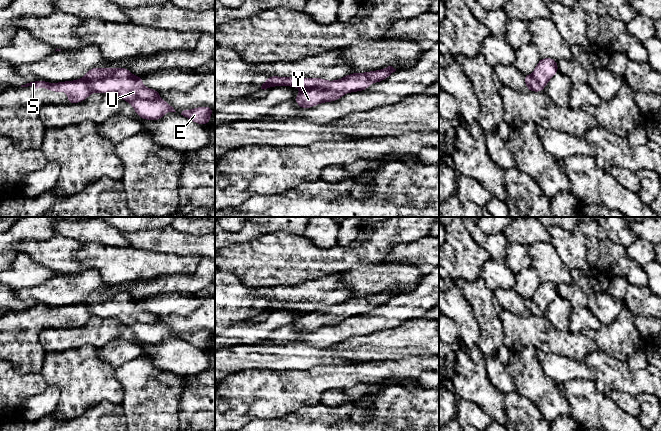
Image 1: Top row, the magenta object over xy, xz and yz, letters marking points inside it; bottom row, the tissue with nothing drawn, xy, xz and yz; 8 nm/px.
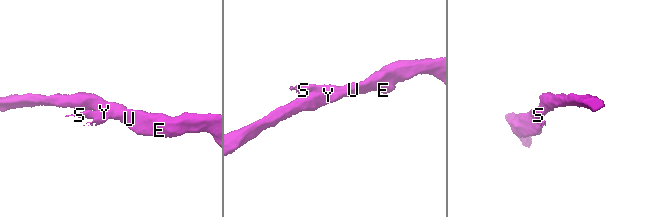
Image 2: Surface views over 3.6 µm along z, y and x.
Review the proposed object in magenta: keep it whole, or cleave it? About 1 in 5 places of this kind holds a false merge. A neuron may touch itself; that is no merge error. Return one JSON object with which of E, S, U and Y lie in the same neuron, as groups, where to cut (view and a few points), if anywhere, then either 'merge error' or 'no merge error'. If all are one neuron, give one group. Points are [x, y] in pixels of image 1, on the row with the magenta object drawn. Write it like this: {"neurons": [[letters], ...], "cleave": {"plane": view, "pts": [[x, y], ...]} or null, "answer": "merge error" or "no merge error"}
{"neurons": [["E", "S", "U", "Y"]], "cleave": null, "answer": "no merge error"}

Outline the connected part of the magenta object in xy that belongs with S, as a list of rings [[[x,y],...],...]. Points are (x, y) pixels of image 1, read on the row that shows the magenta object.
[[[91,68],[82,79],[49,83],[42,79],[21,85],[38,89],[43,87],[49,91],[68,94],[68,103],[80,103],[86,100],[92,92],[117,94],[129,102],[136,115],[145,120],[158,121],[167,112],[176,112],[170,103],[163,101],[154,89],[144,87],[143,76],[134,76],[127,68]]]

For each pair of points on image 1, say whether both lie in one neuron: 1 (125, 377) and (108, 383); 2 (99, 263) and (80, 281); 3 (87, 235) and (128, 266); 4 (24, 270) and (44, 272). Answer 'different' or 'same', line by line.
1: different
2: different
3: different
4: same

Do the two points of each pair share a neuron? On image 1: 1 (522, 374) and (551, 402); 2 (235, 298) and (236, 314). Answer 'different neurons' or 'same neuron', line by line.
1: same neuron
2: same neuron

